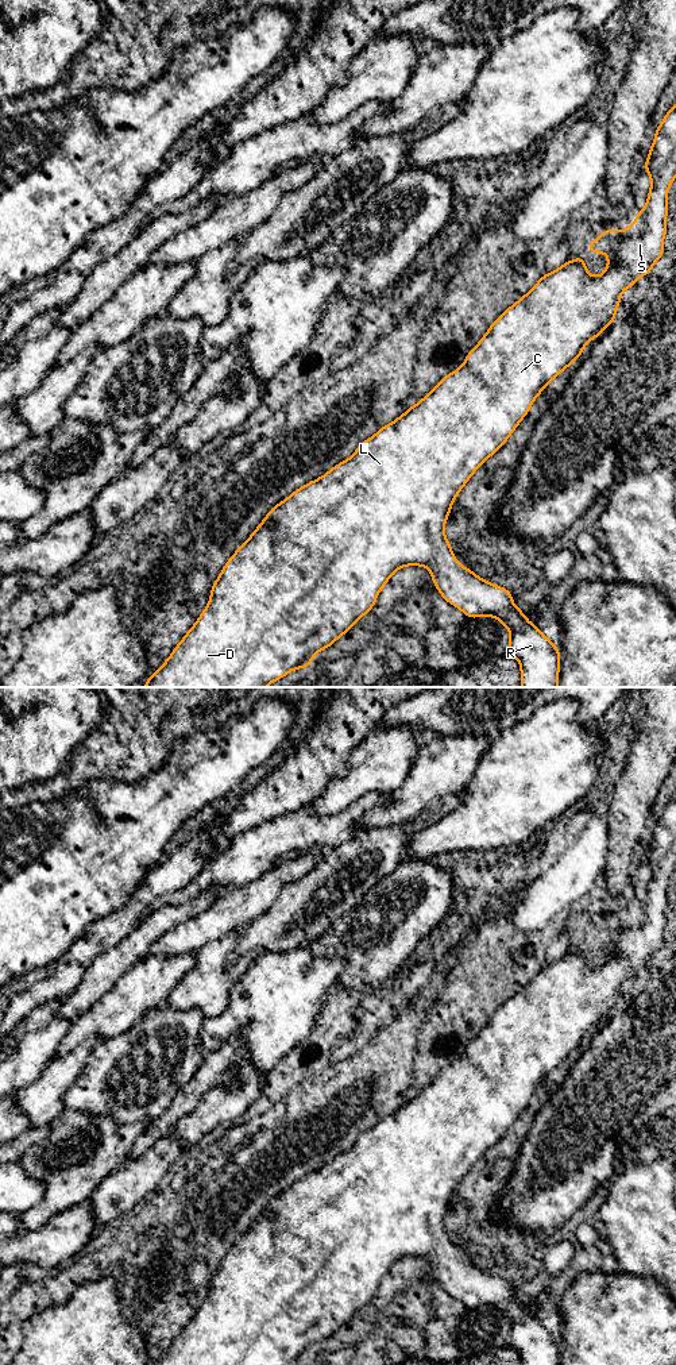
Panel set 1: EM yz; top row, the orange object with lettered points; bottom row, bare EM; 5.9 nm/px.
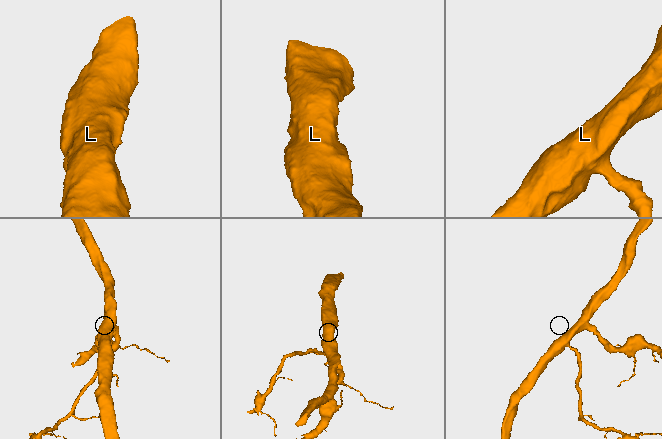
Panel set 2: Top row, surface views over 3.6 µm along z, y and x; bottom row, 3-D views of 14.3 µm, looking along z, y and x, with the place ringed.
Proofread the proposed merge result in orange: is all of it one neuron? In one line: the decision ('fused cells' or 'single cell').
single cell

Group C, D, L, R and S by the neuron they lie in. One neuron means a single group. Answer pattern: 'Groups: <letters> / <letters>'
Groups: C D L R S

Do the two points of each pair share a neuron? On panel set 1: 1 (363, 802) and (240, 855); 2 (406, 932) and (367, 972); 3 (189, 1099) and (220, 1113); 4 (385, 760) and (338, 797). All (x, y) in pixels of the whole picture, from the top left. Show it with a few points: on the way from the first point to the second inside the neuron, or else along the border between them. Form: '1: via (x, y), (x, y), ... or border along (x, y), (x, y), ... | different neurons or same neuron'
1: via (332, 829), (300, 829), (271, 840) | same neuron
2: via (397, 941), (375, 963) | same neuron
3: border along (220, 1082), (176, 1126) | different neurons
4: via (373, 766), (350, 787) | same neuron

